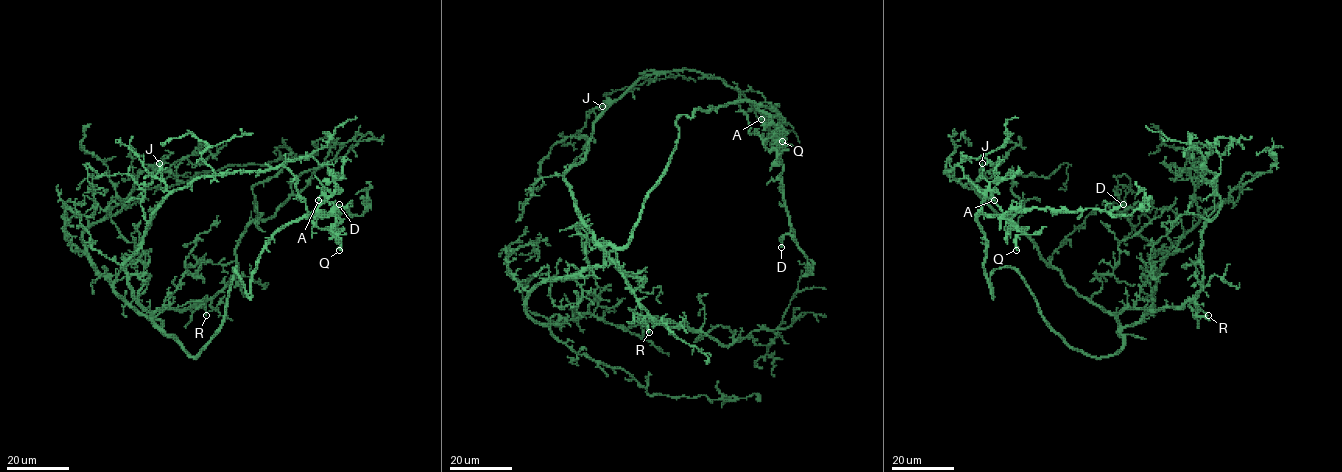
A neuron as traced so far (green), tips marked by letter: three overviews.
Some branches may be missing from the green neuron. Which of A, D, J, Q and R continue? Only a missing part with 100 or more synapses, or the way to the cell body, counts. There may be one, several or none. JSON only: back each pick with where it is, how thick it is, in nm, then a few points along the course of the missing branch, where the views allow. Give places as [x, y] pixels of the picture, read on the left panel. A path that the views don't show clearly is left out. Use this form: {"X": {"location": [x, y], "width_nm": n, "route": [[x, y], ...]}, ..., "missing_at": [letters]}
{"missing_at": []}

